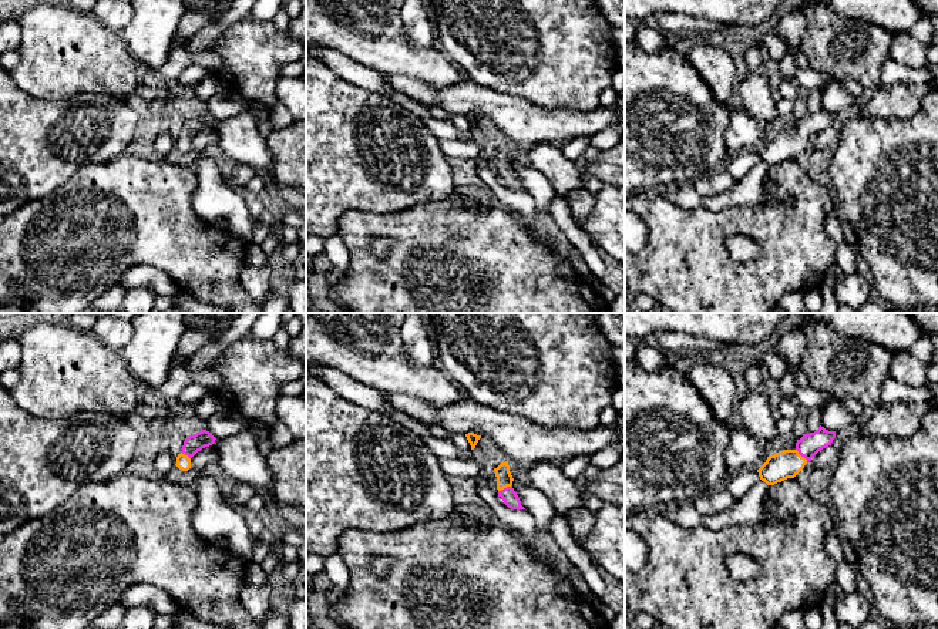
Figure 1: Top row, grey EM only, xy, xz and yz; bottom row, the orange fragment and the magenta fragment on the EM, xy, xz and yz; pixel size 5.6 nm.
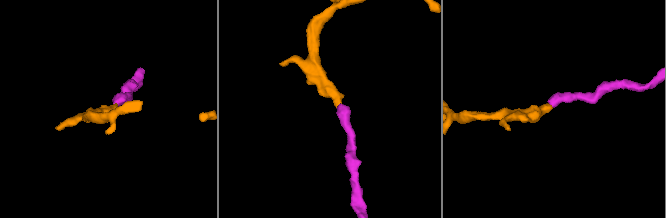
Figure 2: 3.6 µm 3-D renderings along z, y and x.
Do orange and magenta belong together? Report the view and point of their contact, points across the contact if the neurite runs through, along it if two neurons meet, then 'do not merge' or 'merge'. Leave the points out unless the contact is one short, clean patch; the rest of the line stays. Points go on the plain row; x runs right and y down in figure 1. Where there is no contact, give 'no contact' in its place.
contact xz (504, 168); way xz (504, 160), (504, 168), (508, 177); merge

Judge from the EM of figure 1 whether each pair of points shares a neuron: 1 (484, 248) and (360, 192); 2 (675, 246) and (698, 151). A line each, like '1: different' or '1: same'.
1: different
2: different

